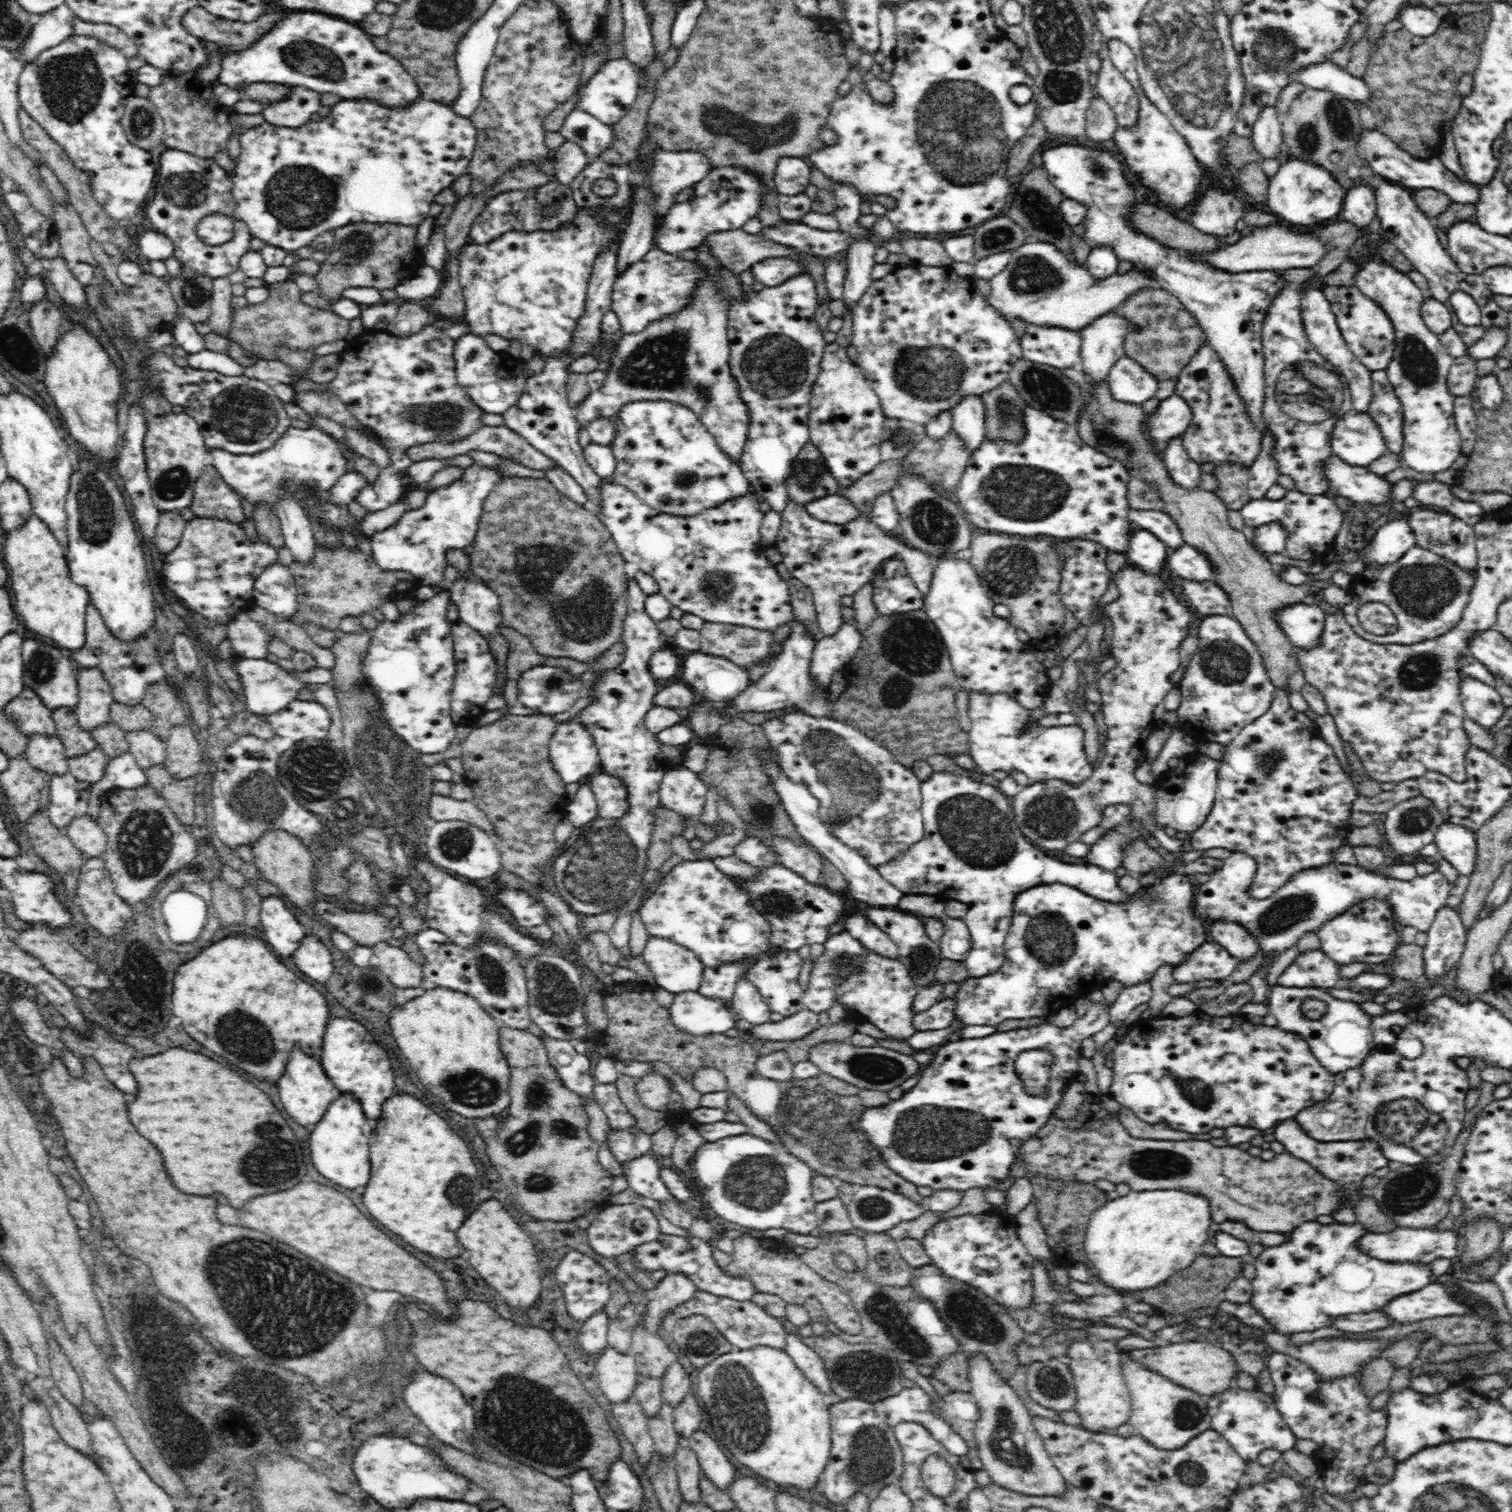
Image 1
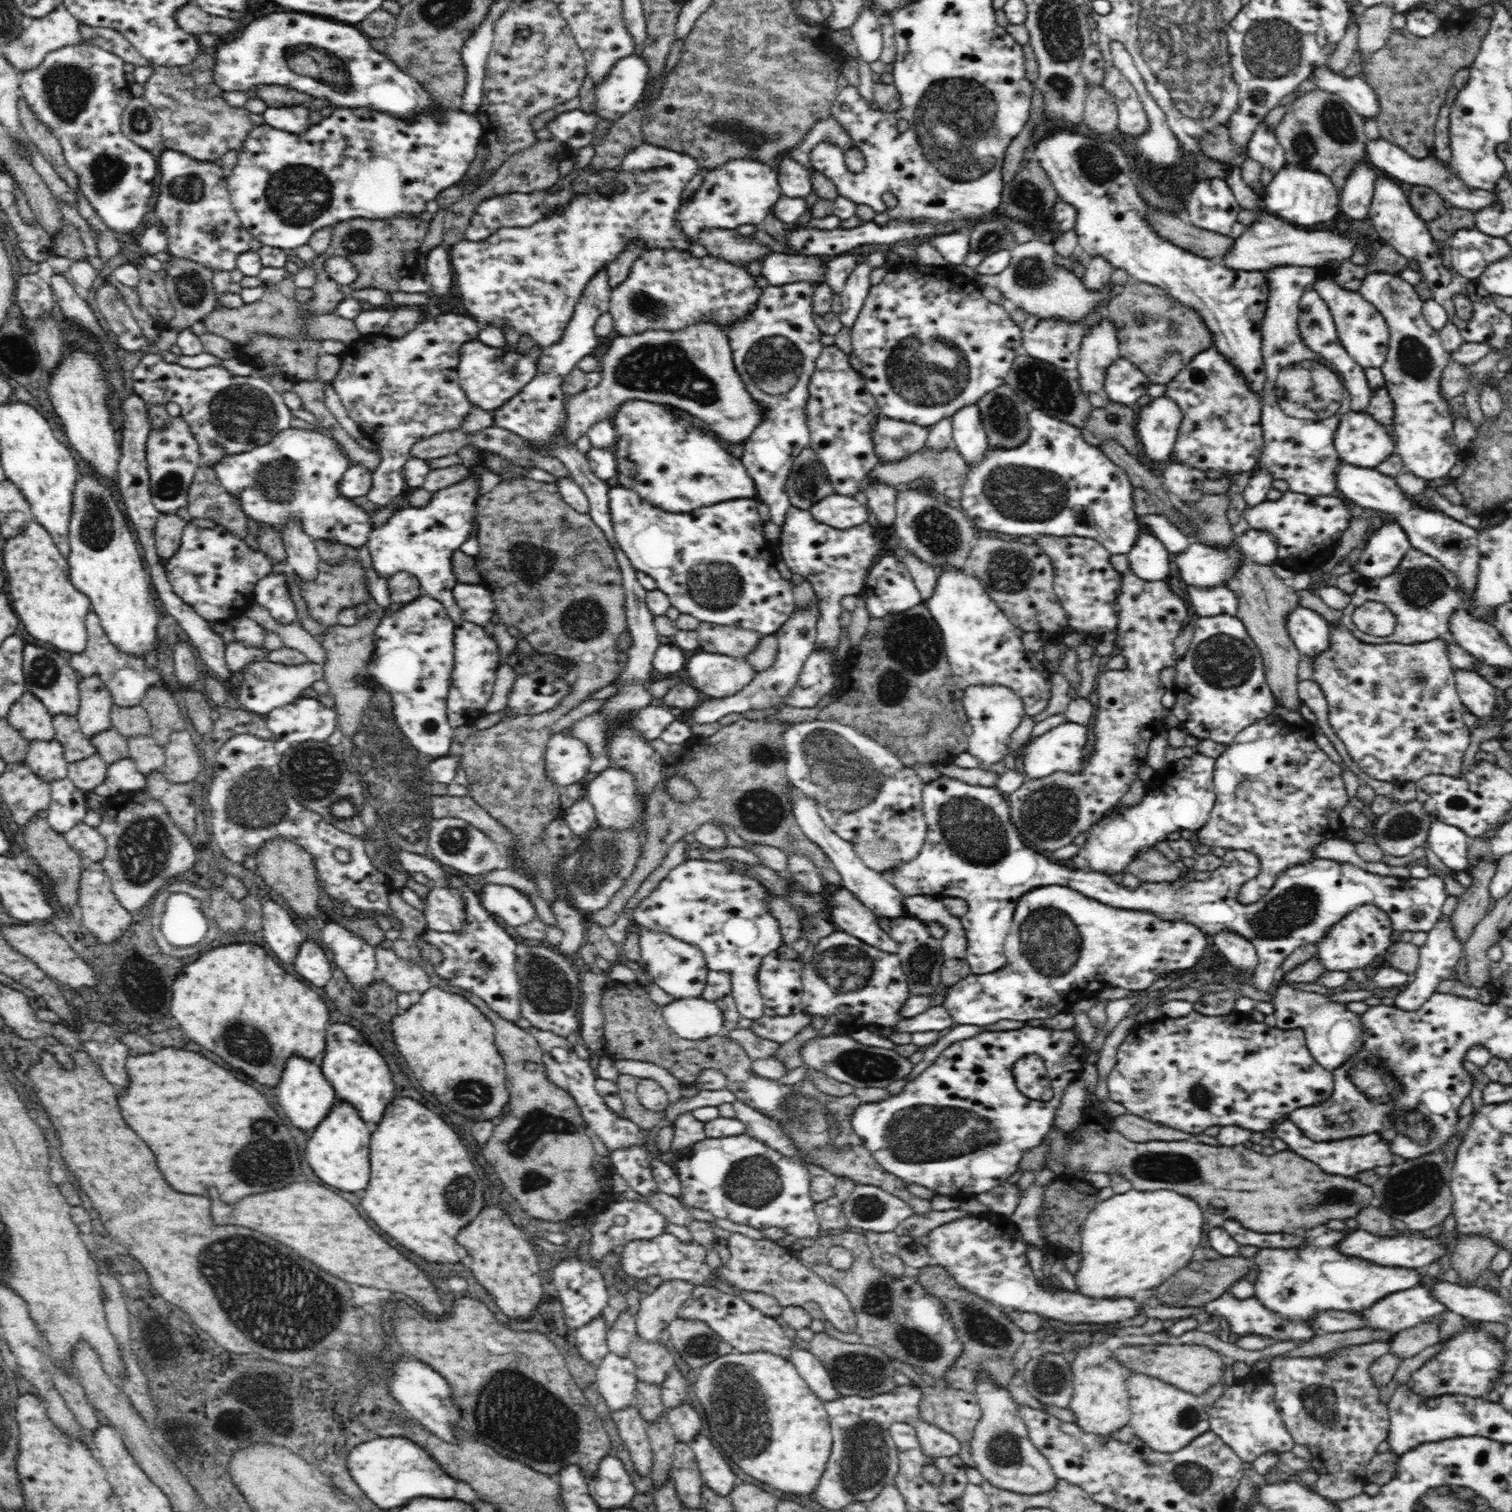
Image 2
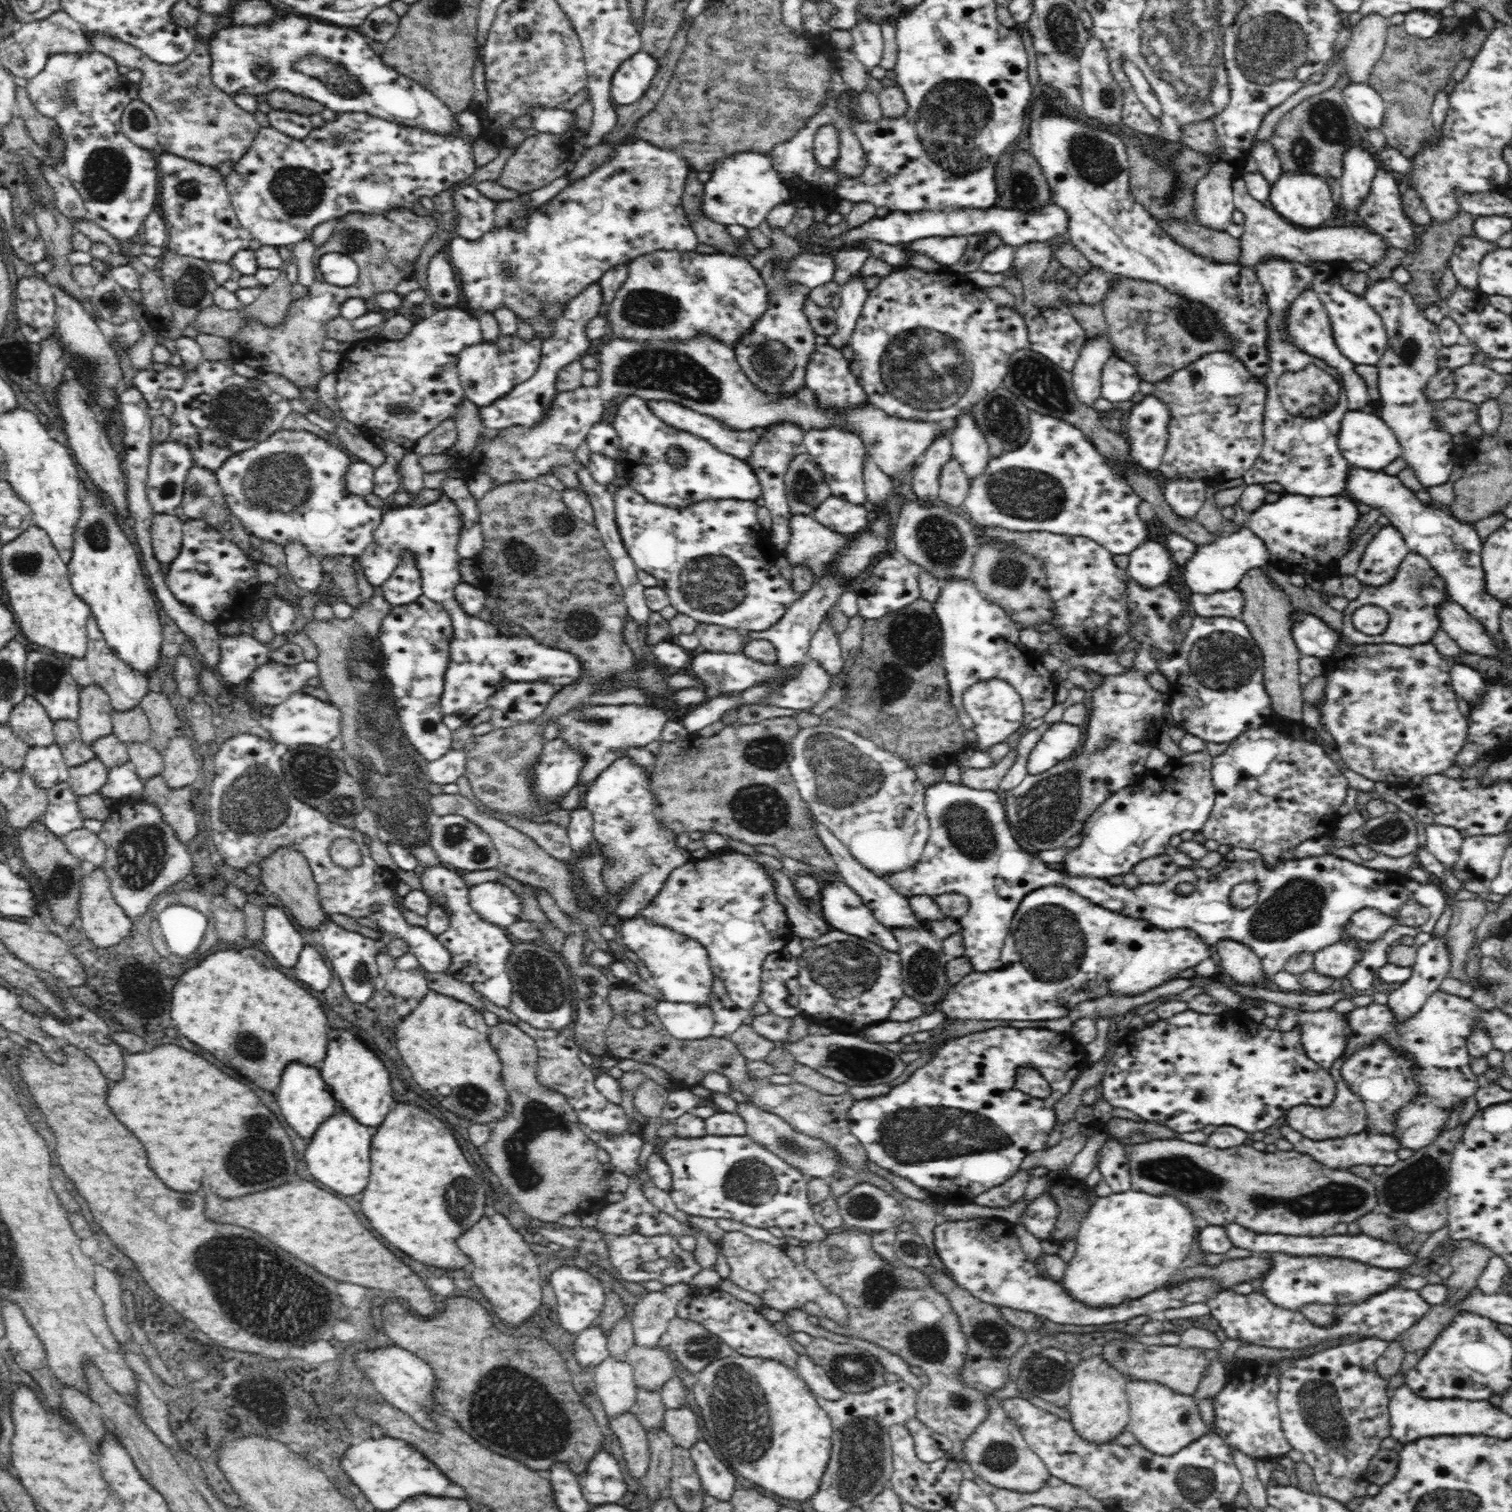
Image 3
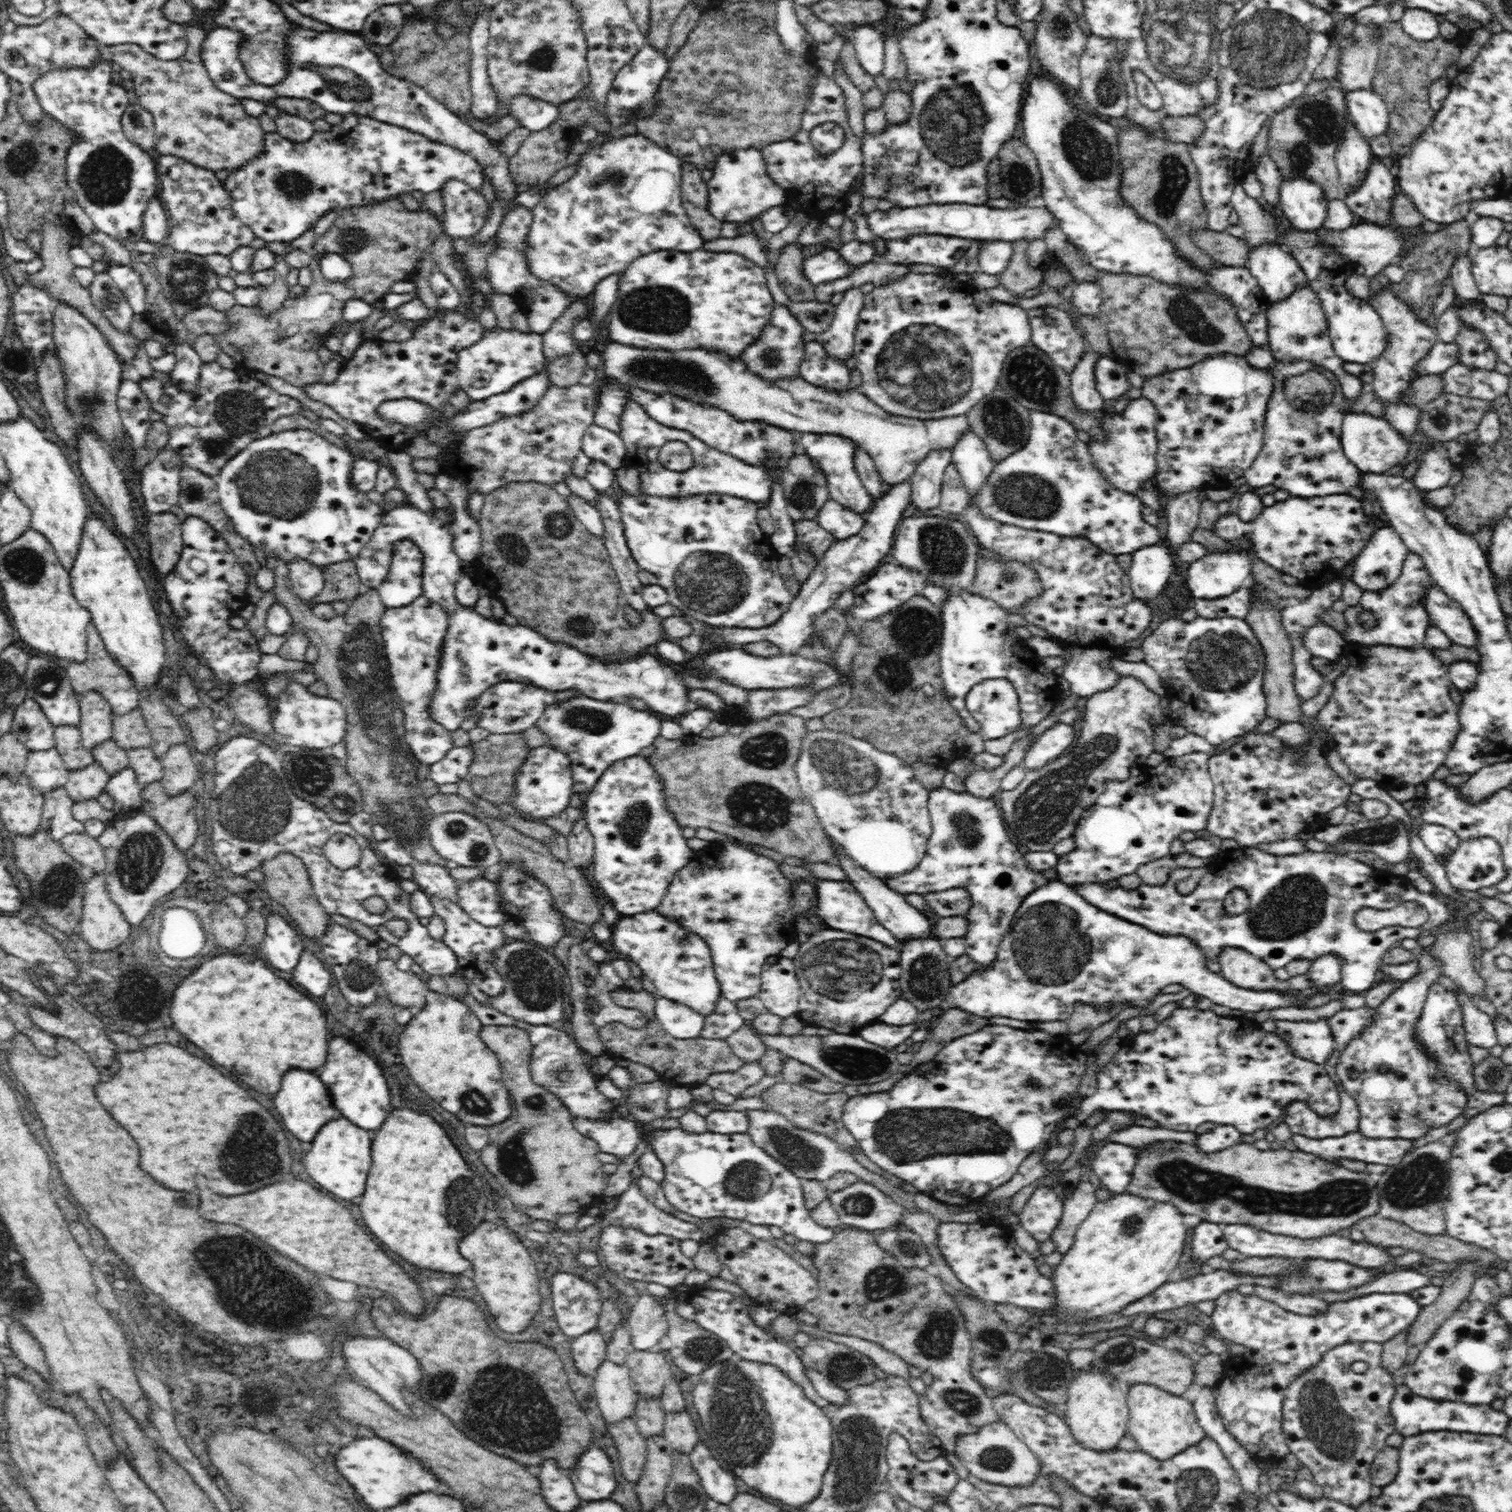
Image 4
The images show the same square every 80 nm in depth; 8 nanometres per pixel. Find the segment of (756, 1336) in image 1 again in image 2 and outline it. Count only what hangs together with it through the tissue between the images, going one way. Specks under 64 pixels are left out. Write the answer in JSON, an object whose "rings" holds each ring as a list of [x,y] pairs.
{"rings":[[[698,1285],[692,1296],[677,1310],[677,1318],[696,1318],[705,1322],[738,1352],[771,1352],[790,1359],[793,1340],[784,1335],[774,1317],[766,1316],[761,1310],[750,1306],[736,1295],[718,1290],[718,1287]]]}

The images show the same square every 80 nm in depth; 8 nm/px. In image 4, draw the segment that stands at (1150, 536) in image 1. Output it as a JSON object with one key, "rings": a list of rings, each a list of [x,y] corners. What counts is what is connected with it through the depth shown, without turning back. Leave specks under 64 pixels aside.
{"rings":[[[1150,544],[1150,546],[1139,548],[1131,554],[1131,559],[1132,562],[1127,571],[1130,577],[1130,586],[1133,595],[1141,601],[1158,598],[1172,581],[1174,569],[1179,567],[1172,549],[1166,548],[1164,545]]]}

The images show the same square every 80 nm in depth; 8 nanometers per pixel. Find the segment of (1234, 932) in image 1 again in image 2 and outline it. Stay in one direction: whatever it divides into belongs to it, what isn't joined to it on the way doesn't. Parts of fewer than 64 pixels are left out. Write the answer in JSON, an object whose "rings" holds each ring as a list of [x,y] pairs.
{"rings":[[[1228,931],[1220,932],[1212,938],[1213,945],[1223,954],[1229,968],[1235,968],[1242,974],[1257,972],[1259,956],[1254,945],[1240,935]]]}

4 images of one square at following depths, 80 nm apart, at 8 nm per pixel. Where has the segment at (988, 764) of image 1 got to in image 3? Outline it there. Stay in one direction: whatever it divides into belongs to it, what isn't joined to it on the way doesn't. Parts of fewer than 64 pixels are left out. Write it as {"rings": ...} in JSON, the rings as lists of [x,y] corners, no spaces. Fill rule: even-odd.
{"rings":[[[992,679],[970,686],[963,693],[963,706],[970,719],[974,721],[974,731],[977,735],[977,744],[979,744],[979,749],[975,747],[974,750],[988,752],[988,748],[1006,741],[1010,735],[1024,725],[1024,708],[1021,697],[1008,682],[1002,680]],[[1064,722],[1053,723],[1034,748],[1027,759],[1029,774],[1037,775],[1048,771],[1050,767],[1073,757],[1082,742],[1083,731],[1079,726]]]}

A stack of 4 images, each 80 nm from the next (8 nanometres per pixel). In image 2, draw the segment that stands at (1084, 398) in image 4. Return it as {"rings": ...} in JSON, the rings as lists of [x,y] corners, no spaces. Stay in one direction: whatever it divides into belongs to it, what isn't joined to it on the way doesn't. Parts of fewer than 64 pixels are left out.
{"rings":[[[1106,318],[1086,328],[1076,368],[1080,388],[1086,396],[1103,391],[1107,368],[1120,357],[1117,328],[1112,321]]]}

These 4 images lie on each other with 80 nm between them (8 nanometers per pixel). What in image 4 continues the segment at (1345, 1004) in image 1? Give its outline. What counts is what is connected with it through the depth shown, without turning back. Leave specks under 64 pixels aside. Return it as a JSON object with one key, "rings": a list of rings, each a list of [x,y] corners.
{"rings":[[[1275,1020],[1274,1031],[1289,1044],[1298,1058],[1322,1065],[1334,1050],[1334,1039],[1327,1020]]]}

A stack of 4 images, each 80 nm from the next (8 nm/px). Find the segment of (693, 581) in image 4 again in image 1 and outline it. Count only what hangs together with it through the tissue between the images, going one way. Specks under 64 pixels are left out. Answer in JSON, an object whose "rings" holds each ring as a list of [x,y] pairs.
{"rings":[[[612,482],[600,486],[602,508],[599,518],[612,535],[613,542],[625,562],[636,564],[658,583],[659,592],[670,604],[684,613],[696,615],[705,622],[732,624],[775,631],[795,618],[791,605],[789,584],[762,552],[760,527],[764,513],[754,492],[727,500],[720,506],[702,511],[696,516],[682,517],[660,513],[640,500],[629,488]]]}

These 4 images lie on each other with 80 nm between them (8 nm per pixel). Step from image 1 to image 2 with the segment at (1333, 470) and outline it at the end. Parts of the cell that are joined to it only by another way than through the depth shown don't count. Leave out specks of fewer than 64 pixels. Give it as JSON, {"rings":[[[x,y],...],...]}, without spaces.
{"rings":[[[1340,462],[1336,468],[1336,488],[1362,508],[1372,508],[1390,514],[1394,523],[1398,523],[1407,534],[1413,548],[1435,558],[1444,568],[1457,576],[1457,586],[1463,598],[1470,605],[1481,559],[1478,550],[1478,530],[1438,510],[1425,510],[1416,498],[1406,495],[1396,483],[1395,477],[1384,475],[1377,469],[1355,467]]]}

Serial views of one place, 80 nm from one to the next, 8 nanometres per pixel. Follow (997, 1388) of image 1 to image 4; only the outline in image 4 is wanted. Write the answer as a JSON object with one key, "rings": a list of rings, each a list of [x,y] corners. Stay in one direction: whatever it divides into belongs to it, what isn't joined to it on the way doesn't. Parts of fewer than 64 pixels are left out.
{"rings":[[[1002,1420],[982,1426],[972,1435],[960,1435],[956,1440],[954,1453],[970,1474],[987,1483],[1007,1487],[1028,1486],[1037,1479],[1038,1475],[1042,1475],[1039,1458]]]}

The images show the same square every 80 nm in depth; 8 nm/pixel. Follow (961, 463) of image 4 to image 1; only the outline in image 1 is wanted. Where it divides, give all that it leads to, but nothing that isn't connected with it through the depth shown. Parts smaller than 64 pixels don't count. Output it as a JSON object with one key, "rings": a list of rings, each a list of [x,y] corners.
{"rings":[[[964,396],[951,411],[953,418],[952,430],[957,434],[957,437],[965,444],[966,449],[970,453],[974,453],[978,448],[981,448],[982,442],[987,440],[985,429],[985,402],[980,396]]]}

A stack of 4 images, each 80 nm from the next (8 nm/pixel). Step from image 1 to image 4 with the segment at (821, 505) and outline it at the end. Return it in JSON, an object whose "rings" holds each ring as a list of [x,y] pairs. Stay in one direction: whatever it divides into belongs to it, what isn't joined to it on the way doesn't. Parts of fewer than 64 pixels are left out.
{"rings":[[[829,499],[820,508],[817,523],[835,536],[836,541],[854,536],[862,527],[862,517],[853,510],[844,508],[838,501]]]}

